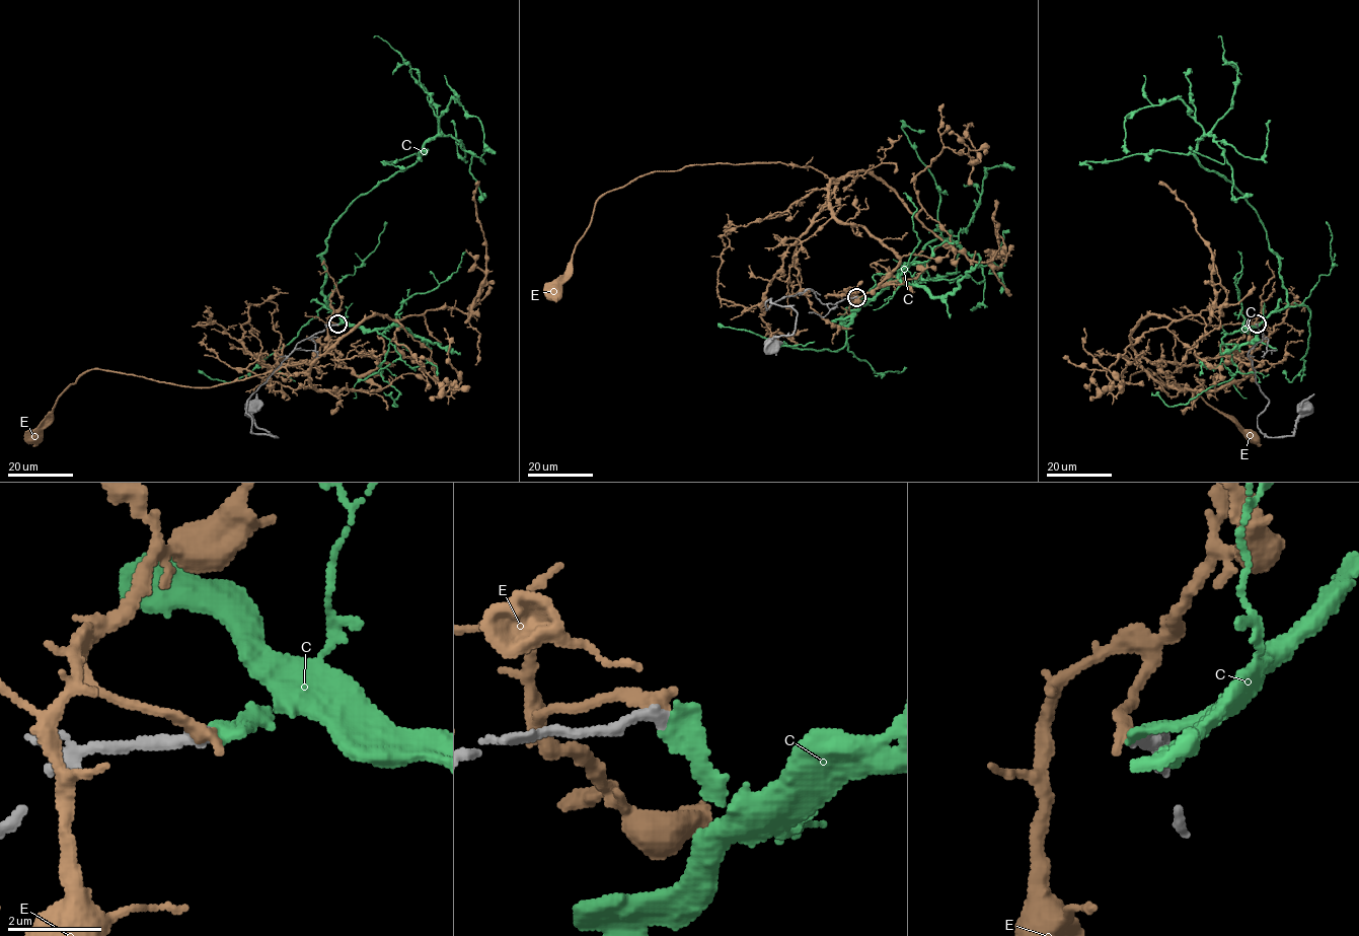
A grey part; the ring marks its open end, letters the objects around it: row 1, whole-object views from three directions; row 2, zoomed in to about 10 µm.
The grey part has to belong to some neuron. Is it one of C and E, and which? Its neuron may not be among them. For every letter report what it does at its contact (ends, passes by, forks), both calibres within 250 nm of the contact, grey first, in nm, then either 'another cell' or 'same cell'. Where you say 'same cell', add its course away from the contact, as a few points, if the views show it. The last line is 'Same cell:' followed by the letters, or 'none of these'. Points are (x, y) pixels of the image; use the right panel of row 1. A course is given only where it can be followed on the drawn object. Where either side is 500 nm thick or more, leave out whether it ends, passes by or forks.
C: it ends there; 280 nm thick on the grey side, 340 nm on the other; same cell; it runs (1256, 325), (1287, 305), (1279, 259), (1244, 197), (1199, 162), (1203, 128), (1187, 105), (1131, 113), (1127, 153)
E: it ends there; 280 nm thick on the grey side, 320 nm on the other; another cell
Same cell: C

